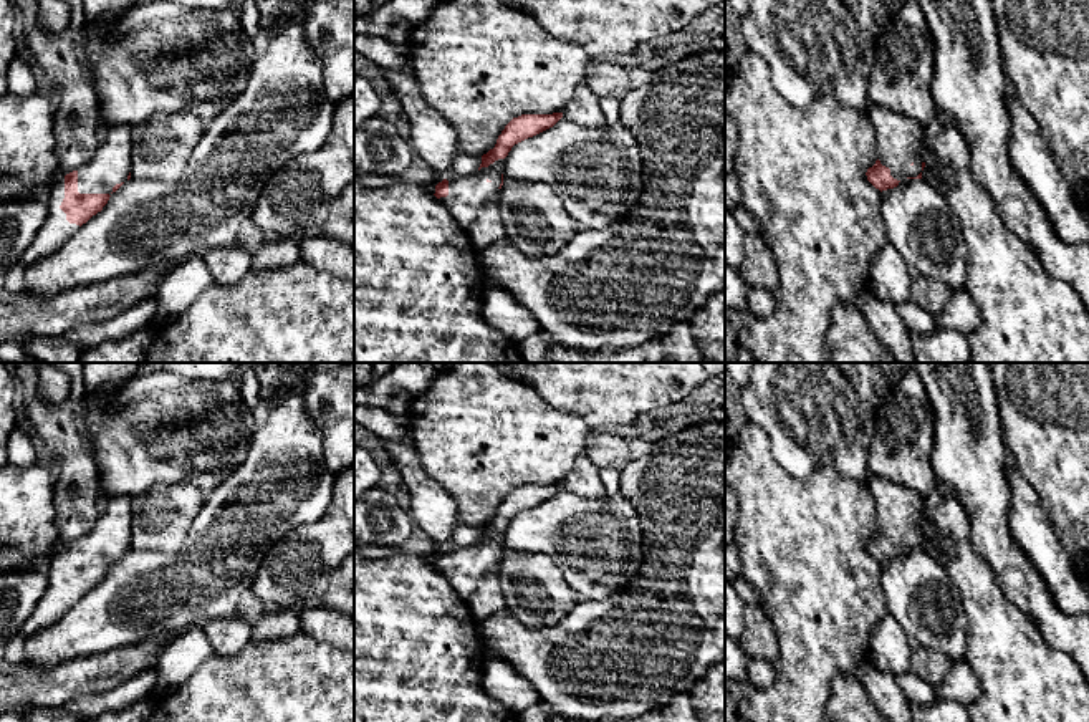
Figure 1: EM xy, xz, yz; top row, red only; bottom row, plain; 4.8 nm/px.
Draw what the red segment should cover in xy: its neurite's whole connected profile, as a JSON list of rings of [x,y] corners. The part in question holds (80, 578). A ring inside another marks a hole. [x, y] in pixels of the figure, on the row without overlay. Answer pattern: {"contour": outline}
{"contour": [[[111,497],[88,535],[53,551],[46,591],[20,629],[25,639],[58,623],[83,594],[103,581],[111,565],[131,550],[131,522],[132,497]]]}

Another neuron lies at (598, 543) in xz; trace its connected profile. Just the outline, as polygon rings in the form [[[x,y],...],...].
[[[561,489],[553,498],[511,518],[503,535],[505,551],[548,555],[583,599],[602,599],[637,580],[644,561],[644,540],[639,515],[621,493],[578,497]]]

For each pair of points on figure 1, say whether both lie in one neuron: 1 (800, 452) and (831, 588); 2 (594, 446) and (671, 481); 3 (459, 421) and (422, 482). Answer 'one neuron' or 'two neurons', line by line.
1: two neurons
2: two neurons
3: two neurons

